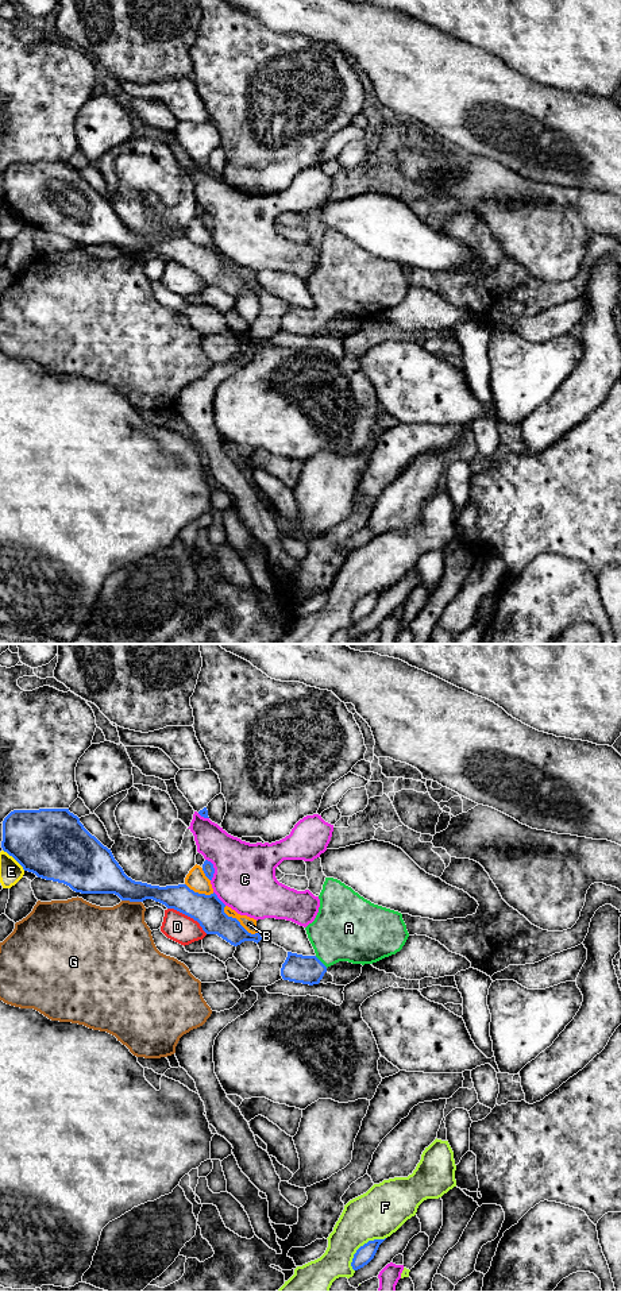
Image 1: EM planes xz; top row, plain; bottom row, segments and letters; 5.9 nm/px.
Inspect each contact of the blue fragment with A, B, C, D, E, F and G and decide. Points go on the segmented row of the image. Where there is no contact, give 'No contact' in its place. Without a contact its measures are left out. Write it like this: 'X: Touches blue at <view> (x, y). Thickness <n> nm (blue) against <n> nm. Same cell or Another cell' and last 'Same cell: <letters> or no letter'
A: Touches blue at xz (320, 961). Thickness 180 nm (blue) against 380 nm. Same cell
B: Touches blue at xz (239, 922). Thickness 190 nm (blue) against 80 nm. Another cell
C: Touches blue at xz (213, 870). Thickness 70 nm (blue) against 360 nm. Another cell
D: Touches blue at xz (188, 916). Thickness 190 nm (blue) against 170 nm. Another cell
E: Touches blue at xz (14, 857). Thickness 420 nm (blue) against 140 nm. Another cell
F: Touches blue at xz (363, 1245). Thickness 100 nm (blue) against 300 nm. Another cell
G: Touches blue at xz (131, 901). Thickness 240 nm (blue) against 400 nm. Another cell
Same cell: A

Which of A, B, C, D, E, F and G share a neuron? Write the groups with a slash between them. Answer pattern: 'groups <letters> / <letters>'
groups A / B / C / D / E / F / G

